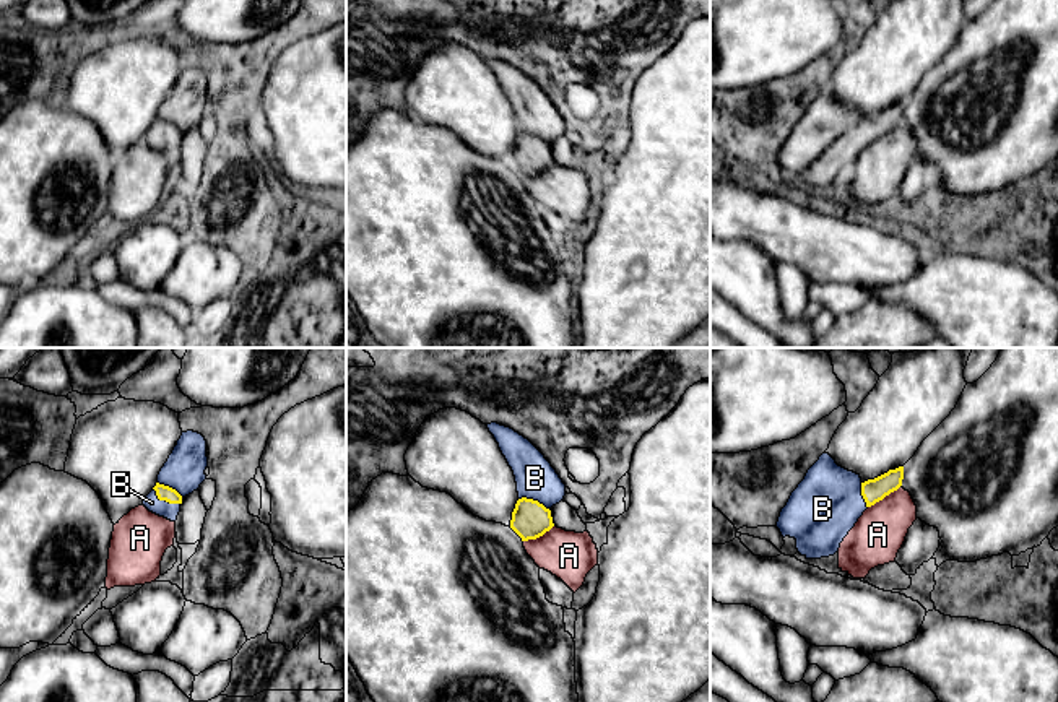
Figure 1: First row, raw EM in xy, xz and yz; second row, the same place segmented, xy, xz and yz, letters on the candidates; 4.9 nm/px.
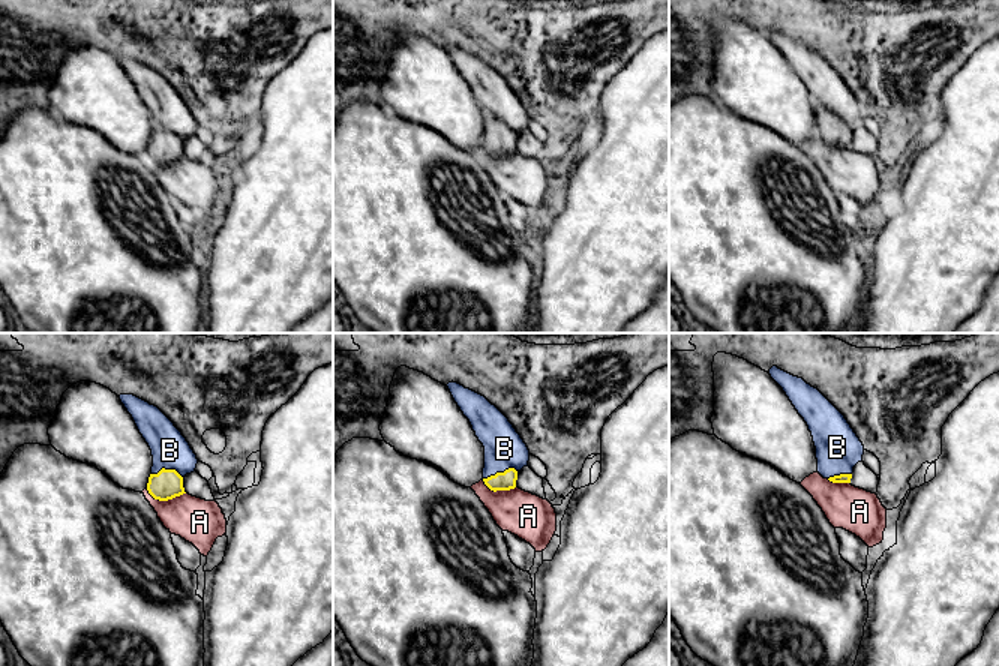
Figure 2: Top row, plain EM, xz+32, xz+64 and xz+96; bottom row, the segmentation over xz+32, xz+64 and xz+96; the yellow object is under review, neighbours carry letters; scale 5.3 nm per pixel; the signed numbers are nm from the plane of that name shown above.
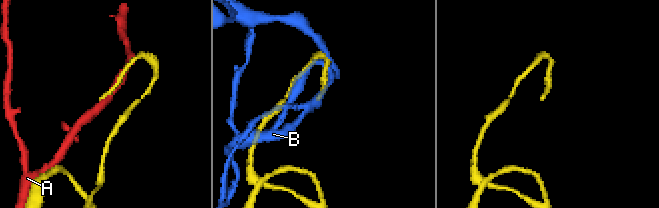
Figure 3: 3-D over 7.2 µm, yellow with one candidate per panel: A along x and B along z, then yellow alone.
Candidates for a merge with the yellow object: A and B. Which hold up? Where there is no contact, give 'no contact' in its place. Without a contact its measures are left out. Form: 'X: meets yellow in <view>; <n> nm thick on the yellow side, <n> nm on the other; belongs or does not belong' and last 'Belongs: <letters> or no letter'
A: meets yellow in yz; 120 nm thick on the yellow side, 260 nm on the other; does not belong
B: meets yellow in xy; 80 nm thick on the yellow side, 80 nm on the other; belongs
Belongs: B

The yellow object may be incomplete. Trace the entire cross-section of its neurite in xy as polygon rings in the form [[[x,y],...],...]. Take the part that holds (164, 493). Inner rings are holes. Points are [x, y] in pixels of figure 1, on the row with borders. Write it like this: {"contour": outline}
{"contour": [[[193,431],[182,432],[143,505],[150,512],[176,522],[182,499],[197,491],[206,479],[206,466],[205,437]]]}

